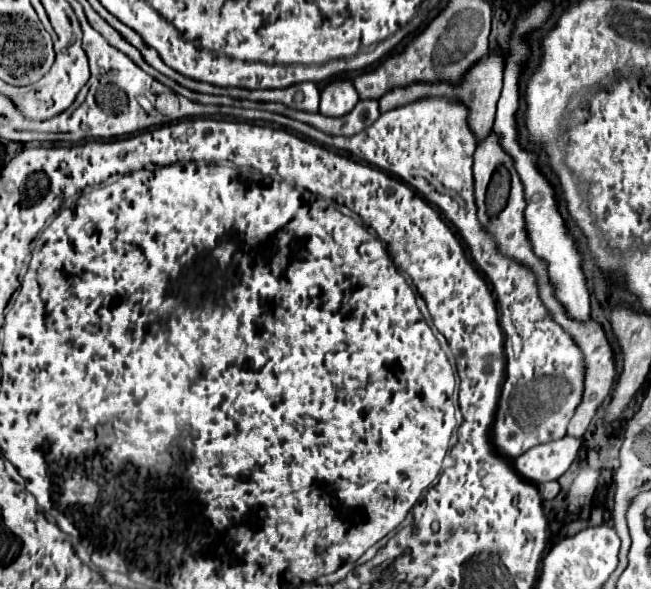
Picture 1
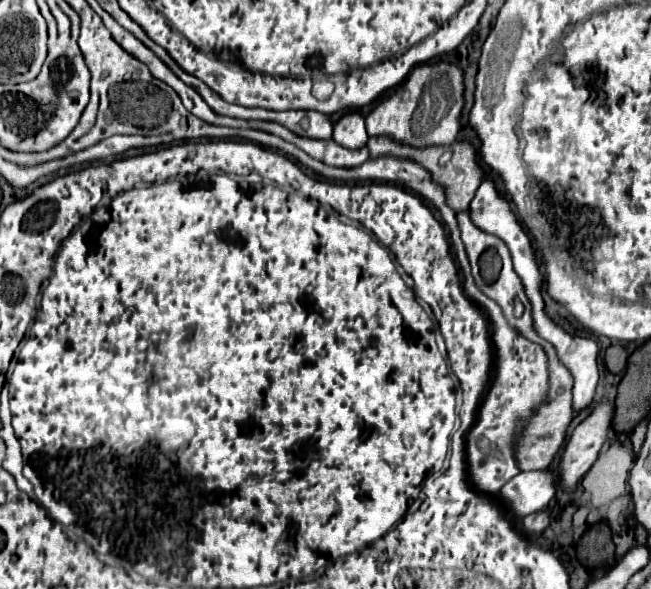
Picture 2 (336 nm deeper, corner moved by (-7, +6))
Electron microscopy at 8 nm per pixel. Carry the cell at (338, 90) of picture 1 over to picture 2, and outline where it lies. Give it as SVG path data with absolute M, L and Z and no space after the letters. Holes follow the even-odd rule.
M346 113L334 125L334 141L346 149L360 149L368 141L364 117L360 113Z

